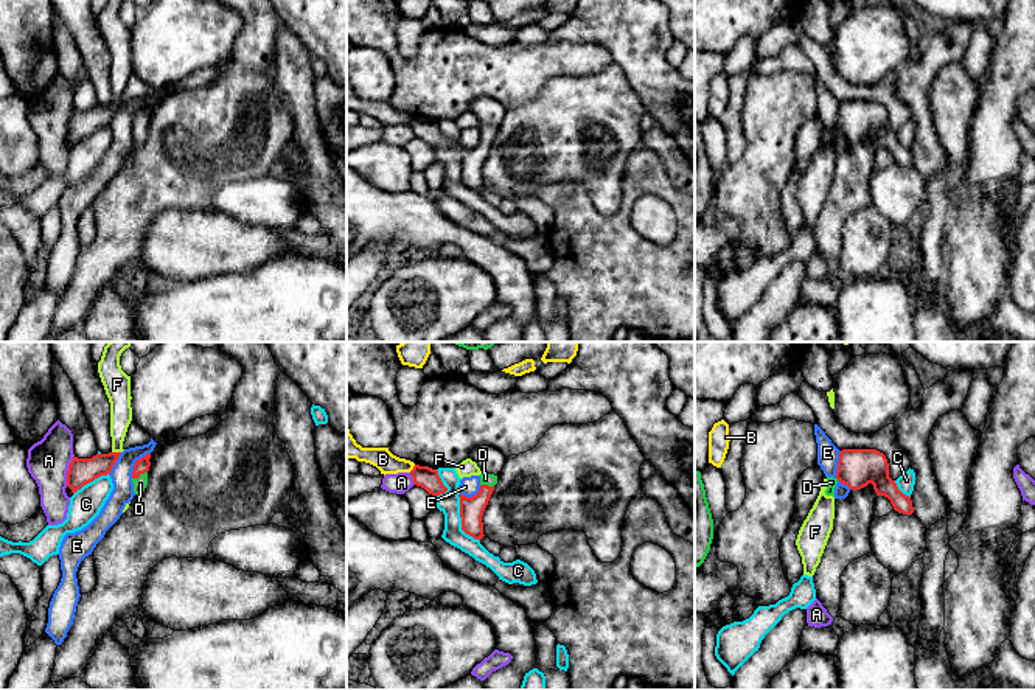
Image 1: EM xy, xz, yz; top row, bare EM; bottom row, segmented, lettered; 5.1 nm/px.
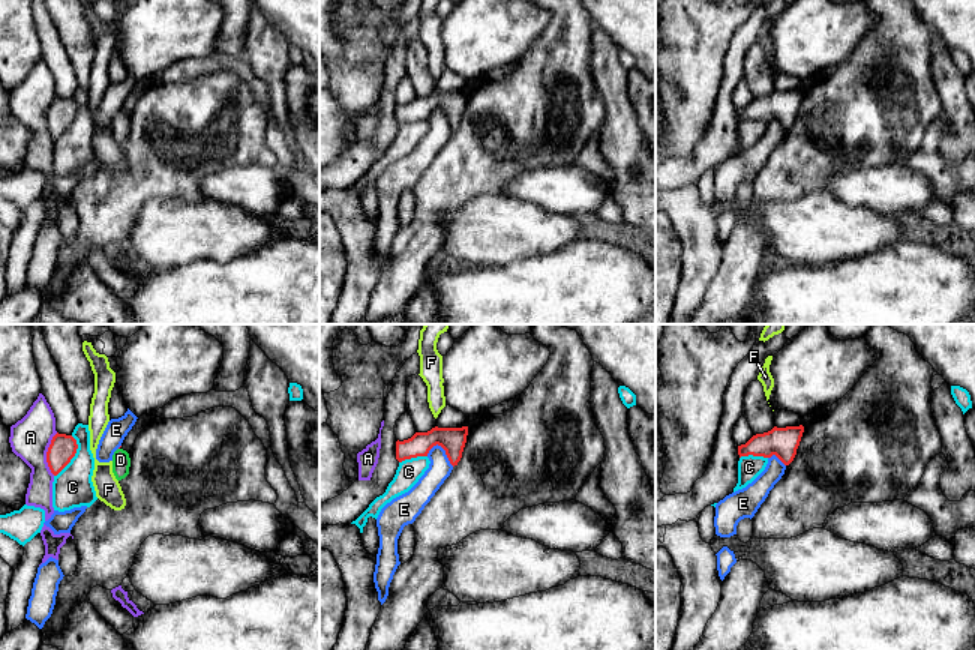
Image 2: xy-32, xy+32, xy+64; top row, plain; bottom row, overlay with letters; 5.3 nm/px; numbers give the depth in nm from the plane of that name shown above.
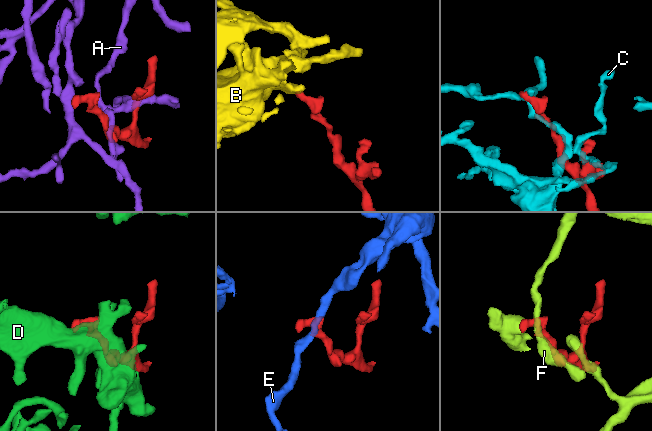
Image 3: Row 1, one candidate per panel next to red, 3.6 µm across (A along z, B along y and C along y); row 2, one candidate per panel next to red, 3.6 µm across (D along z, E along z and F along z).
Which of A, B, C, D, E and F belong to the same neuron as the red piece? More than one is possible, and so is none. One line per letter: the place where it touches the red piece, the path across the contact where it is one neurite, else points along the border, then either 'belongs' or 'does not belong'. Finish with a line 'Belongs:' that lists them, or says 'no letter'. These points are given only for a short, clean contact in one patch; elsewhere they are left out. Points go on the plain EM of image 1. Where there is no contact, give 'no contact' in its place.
A: xy (69, 123) | does not belong
B: xz (414, 120) | along xz (415, 117), (409, 123) | does not belong
C: xz (462, 171) | does not belong
D: xy (139, 128) | across xy (142, 117), (139, 128), (140, 135) | belongs
E: yz (836, 123) | along yz (839, 103), (836, 129), (850, 140) | does not belong
F: xy (117, 104) | along xy (112, 103), (120, 104) | does not belong
Belongs: D

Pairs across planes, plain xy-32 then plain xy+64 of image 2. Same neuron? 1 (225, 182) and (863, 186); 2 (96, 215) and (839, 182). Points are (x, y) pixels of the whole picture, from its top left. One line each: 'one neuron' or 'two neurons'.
1: one neuron
2: two neurons

